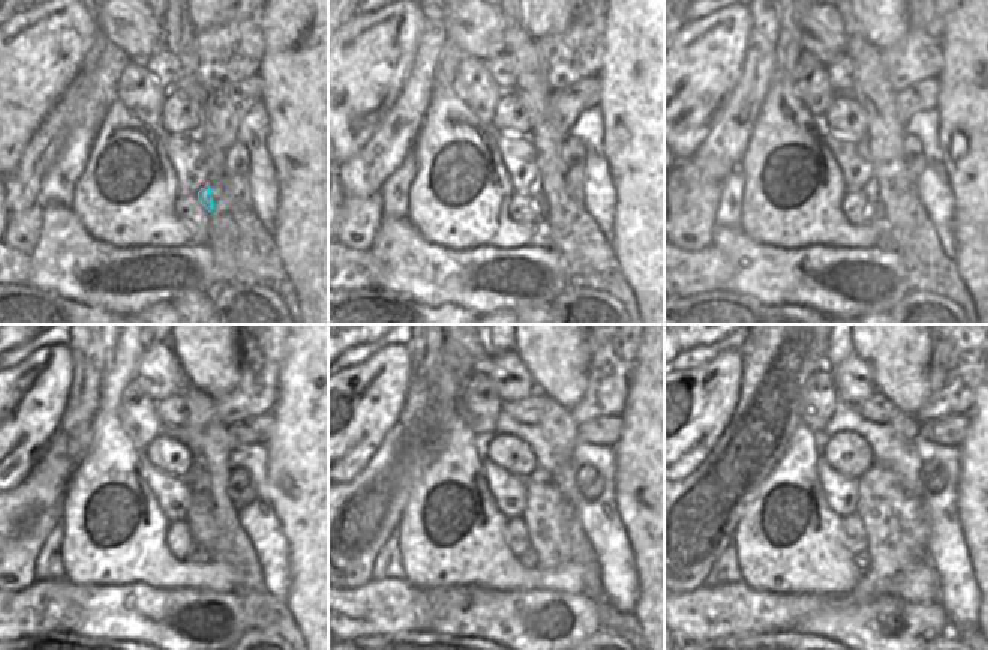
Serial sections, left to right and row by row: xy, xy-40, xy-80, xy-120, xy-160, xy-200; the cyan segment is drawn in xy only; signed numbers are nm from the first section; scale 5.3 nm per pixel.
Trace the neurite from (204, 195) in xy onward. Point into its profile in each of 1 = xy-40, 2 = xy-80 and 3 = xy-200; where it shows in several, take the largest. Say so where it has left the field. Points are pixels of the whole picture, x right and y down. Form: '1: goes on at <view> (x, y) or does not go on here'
1: goes on at xy-40 (538, 198)
2: goes on at xy-80 (874, 204)
3: goes on at xy-200 (861, 560)

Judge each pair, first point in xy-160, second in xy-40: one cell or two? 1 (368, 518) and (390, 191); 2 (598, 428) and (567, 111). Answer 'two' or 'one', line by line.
1: two
2: one

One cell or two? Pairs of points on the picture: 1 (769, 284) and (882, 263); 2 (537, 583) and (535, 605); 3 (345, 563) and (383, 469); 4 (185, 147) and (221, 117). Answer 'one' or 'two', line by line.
1: one
2: two
3: one
4: two

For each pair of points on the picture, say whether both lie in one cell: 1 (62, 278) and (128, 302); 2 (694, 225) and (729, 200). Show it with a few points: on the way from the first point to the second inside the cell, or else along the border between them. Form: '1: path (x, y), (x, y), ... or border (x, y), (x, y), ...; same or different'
1: path (78, 287), (84, 293), (111, 294); same
2: border (723, 182), (712, 225); different

